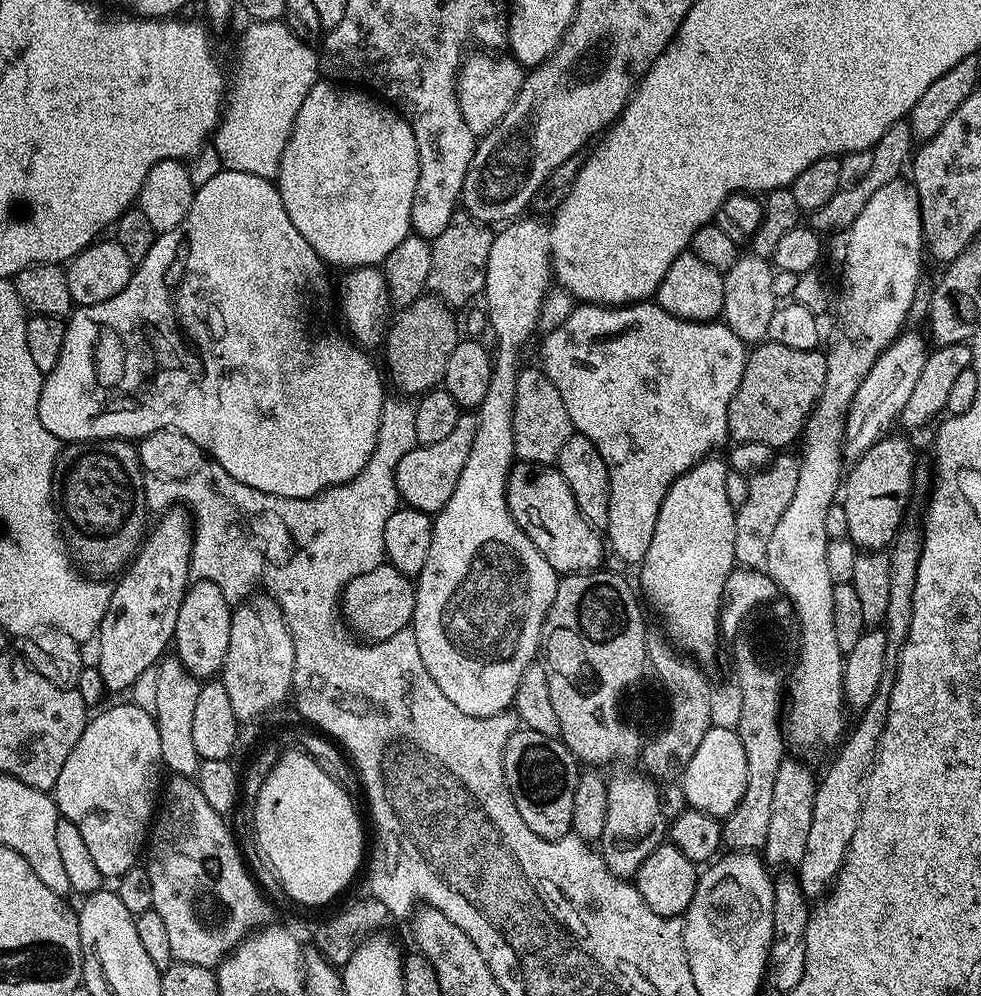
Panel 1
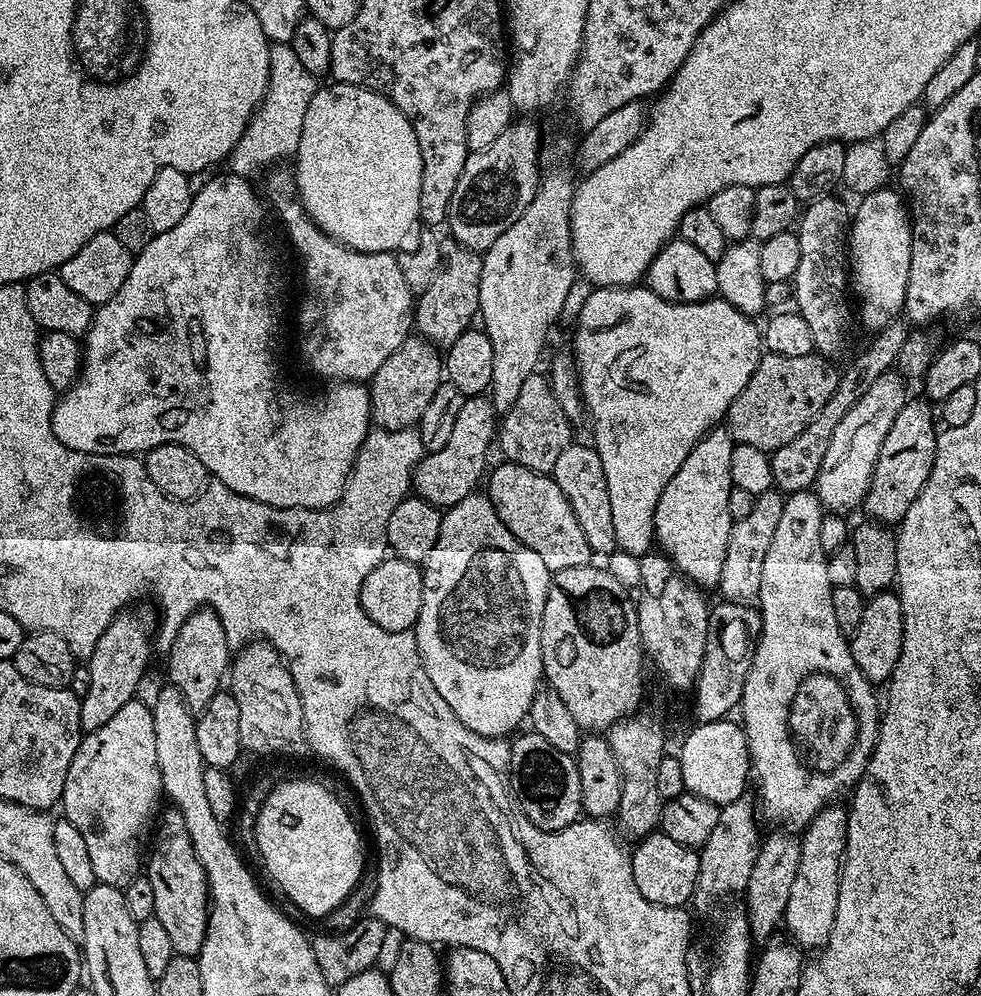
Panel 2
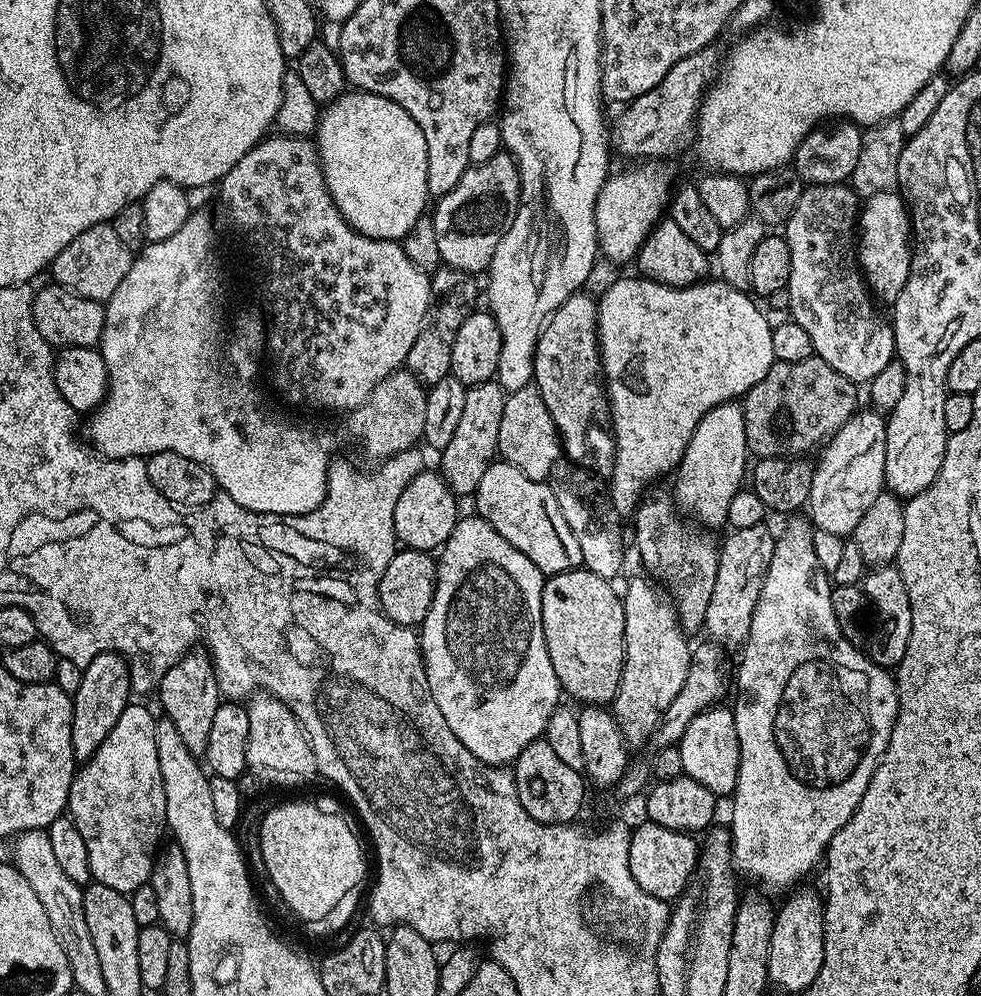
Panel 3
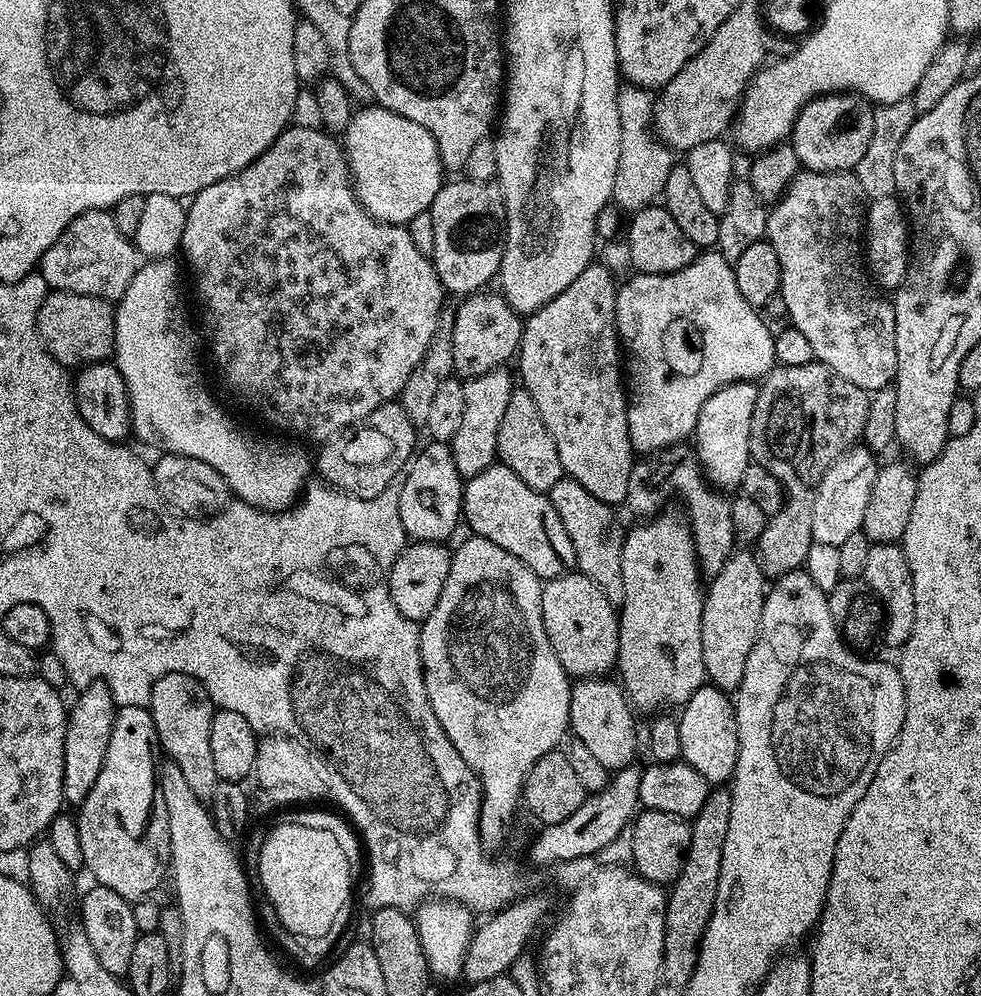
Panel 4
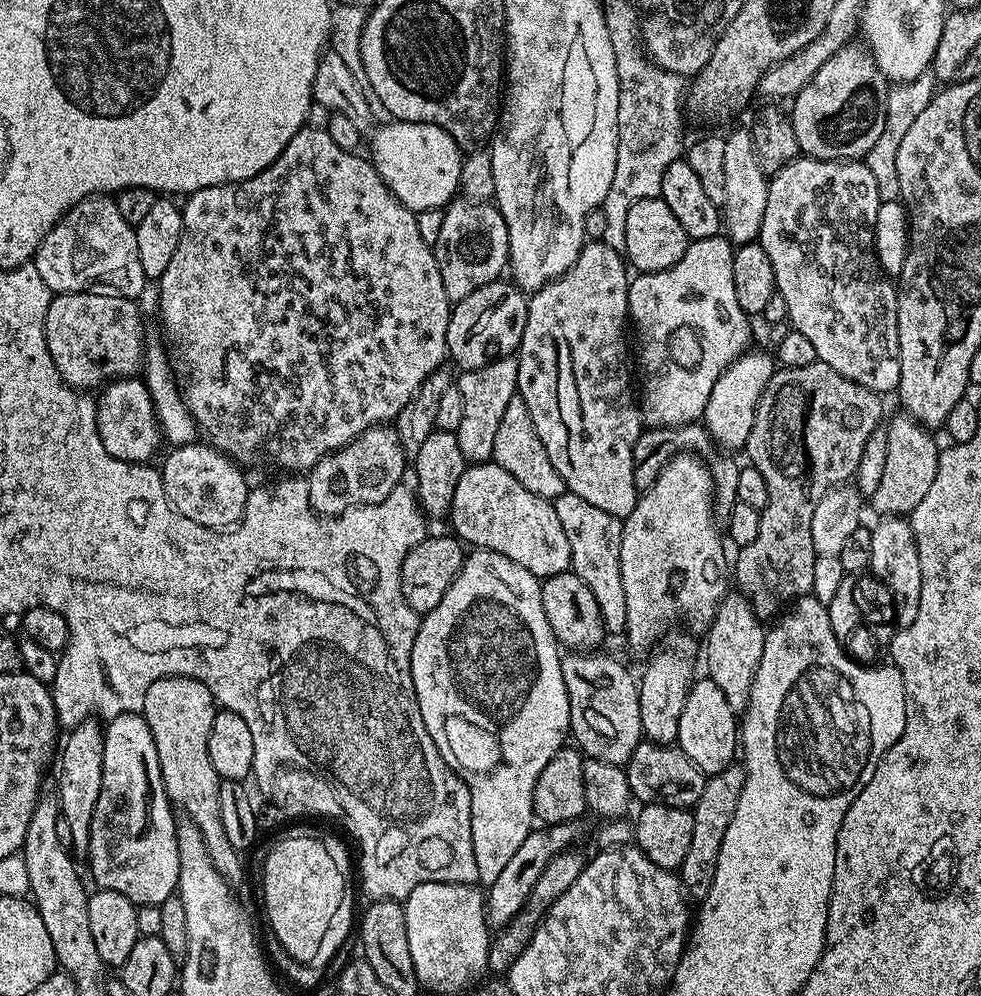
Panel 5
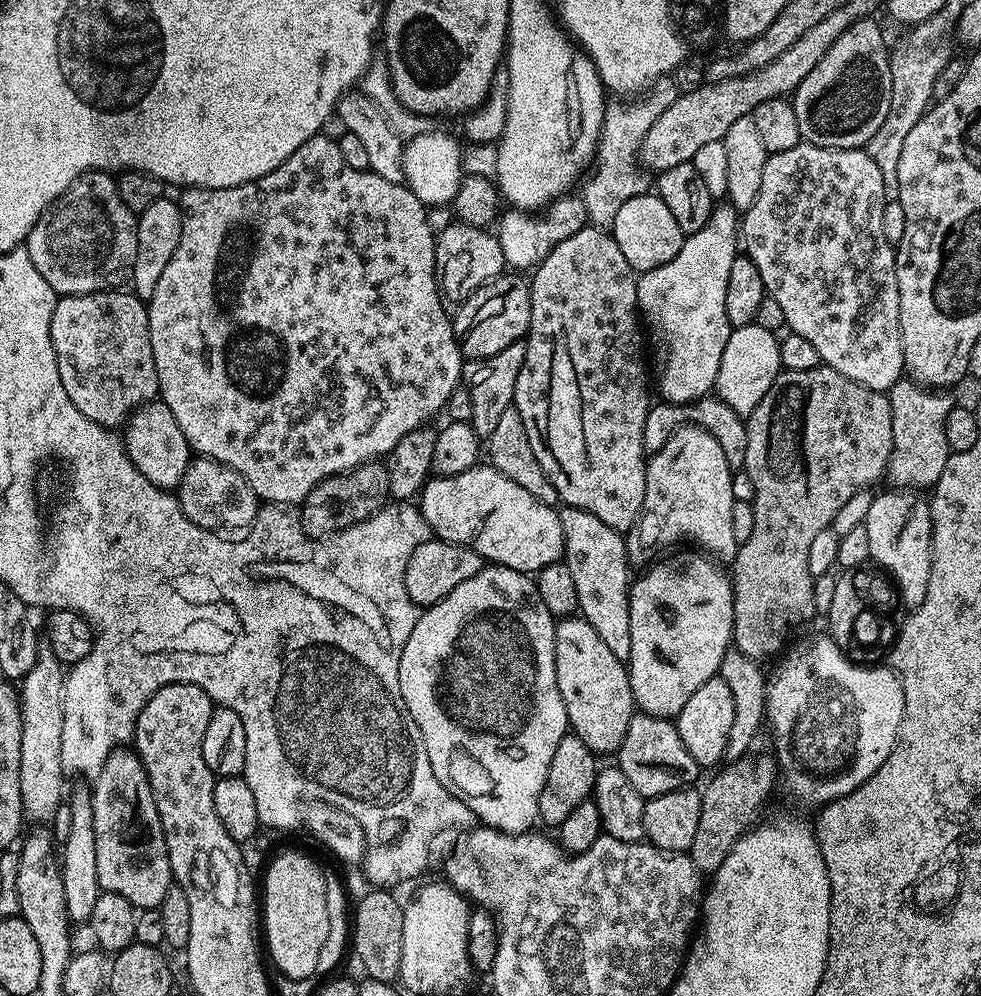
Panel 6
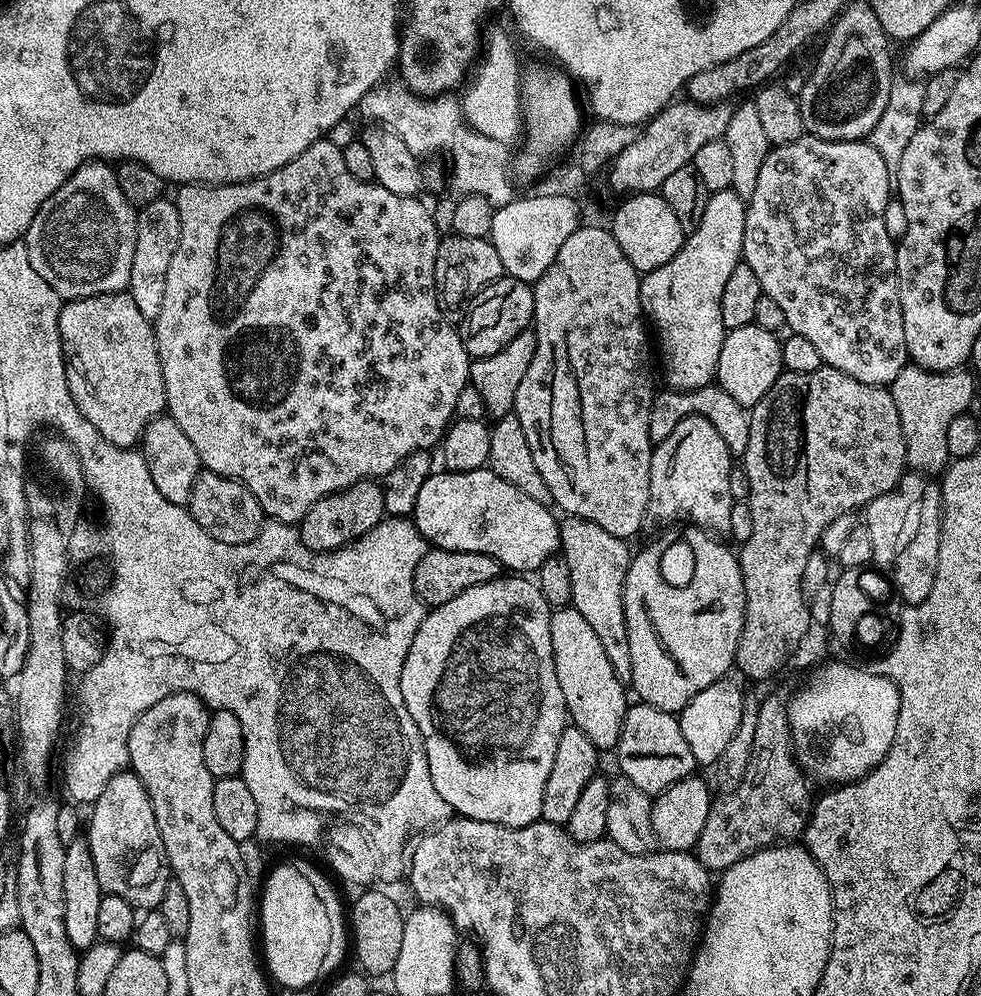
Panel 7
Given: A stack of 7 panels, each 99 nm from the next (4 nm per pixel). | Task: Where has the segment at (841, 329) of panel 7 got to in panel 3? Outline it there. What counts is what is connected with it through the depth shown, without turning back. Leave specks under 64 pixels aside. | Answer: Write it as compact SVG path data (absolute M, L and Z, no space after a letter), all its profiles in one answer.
M847 183L814 184L805 187L804 192L798 198L798 206L794 206L794 210L790 210L787 220L782 225L784 241L786 242L786 246L790 248L790 278L788 279L787 290L790 294L788 312L790 313L791 319L796 320L798 326L802 326L802 330L806 330L806 334L810 334L813 353L821 356L826 363L834 366L834 370L838 370L838 374L842 374L857 386L867 385L868 381L874 379L894 359L896 354L896 343L894 342L894 334L892 333L889 317L885 313L883 316L876 309L878 307L877 301L874 299L868 285L865 284L862 269L858 263L858 213L861 207L861 197Z

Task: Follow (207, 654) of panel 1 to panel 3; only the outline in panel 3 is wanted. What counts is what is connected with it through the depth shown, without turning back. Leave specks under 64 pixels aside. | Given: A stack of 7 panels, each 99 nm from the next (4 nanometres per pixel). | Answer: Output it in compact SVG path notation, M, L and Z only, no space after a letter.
M189 654L181 658L160 680L158 697L164 707L163 715L170 722L174 722L174 730L186 742L186 750L197 758L203 757L206 742L210 740L210 725L214 723L214 714L222 702L220 687L212 669L211 659L207 655Z

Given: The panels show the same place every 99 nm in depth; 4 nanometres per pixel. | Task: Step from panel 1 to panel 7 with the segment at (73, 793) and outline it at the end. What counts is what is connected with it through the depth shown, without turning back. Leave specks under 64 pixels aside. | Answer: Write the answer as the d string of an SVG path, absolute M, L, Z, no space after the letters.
M130 770L119 772L102 790L95 804L91 805L92 817L88 820L88 837L86 843L94 860L96 877L100 883L101 893L110 896L121 896L137 910L156 910L166 894L170 879L170 869L164 859L162 834L158 834L158 822L154 818L154 806L146 794L138 777Z

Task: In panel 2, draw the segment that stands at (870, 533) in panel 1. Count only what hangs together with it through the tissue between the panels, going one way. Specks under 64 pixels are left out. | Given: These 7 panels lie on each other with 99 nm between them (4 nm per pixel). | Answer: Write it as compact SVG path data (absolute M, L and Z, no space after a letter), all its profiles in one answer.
M909 399L898 418L894 418L894 426L890 426L890 434L886 434L886 442L882 442L882 450L878 454L874 474L870 478L868 493L864 496L863 511L868 511L873 521L885 526L899 525L906 510L914 506L914 498L918 498L934 466L937 421L934 419L933 405L927 399L919 399Z

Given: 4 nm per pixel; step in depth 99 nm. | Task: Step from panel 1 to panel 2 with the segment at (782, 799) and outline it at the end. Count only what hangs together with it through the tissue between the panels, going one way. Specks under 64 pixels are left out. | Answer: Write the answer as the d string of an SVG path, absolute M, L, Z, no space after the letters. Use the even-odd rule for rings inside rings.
M774 830L763 839L758 858L754 858L754 870L750 870L750 882L746 889L748 908L746 915L753 941L767 942L777 935L781 927L786 901L790 898L790 886L798 874L800 841L788 830ZM777 927L777 928L776 928Z

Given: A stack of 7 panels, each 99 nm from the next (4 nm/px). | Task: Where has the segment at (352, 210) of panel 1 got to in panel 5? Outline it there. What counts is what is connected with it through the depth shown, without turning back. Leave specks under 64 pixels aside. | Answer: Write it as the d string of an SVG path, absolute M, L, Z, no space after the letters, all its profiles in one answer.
M396 120L381 123L379 127L371 133L370 159L376 173L396 195L398 202L402 202L414 213L427 208L444 208L457 195L460 186L461 145L450 138L446 130L433 124Z

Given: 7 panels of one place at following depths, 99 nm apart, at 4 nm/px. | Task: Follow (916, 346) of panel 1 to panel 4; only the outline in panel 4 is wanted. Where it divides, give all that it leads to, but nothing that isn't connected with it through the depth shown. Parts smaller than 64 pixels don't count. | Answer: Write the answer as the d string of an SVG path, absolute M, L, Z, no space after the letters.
M853 446L832 463L830 470L816 488L814 498L814 526L812 539L818 542L841 544L850 534L861 531L866 518L866 502L870 502L870 490L874 490L874 478L878 471L877 457L867 446Z

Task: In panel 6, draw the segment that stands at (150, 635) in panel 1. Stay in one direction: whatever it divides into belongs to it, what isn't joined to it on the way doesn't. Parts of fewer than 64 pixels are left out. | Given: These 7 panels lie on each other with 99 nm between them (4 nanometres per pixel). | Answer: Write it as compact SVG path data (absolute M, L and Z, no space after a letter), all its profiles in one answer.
M71 785L66 796L66 812L68 808L68 833L64 836L64 853L60 856L59 891L75 920L91 921L94 902L98 902L102 891L98 882L98 852L94 850L94 806L92 805L92 788L89 785Z

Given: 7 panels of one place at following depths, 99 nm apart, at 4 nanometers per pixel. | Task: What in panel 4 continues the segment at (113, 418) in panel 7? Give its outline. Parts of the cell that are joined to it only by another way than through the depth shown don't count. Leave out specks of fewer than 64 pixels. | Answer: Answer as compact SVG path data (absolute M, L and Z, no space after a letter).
M49 291L38 310L36 325L40 331L40 341L49 354L68 370L79 370L85 364L103 364L116 351L116 310L101 296Z

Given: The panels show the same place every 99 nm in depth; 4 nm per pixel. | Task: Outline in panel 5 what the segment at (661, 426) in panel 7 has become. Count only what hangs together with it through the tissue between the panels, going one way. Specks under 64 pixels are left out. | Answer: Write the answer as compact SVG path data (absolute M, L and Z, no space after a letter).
M703 422L670 426L669 428L645 427L640 433L638 442L634 442L634 482L637 489L648 488L658 478L658 474L673 458L681 454L696 456L708 467L712 479L712 511L717 521L727 521L730 510L734 510L738 500L738 476L742 467L741 461L736 461L731 451L717 444L708 433L708 427Z

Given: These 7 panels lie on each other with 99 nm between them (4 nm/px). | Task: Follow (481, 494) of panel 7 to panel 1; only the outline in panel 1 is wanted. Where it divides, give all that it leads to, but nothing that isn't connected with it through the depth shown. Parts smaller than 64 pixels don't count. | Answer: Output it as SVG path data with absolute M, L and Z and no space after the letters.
M513 463L508 474L506 498L514 522L518 522L526 538L538 546L542 558L554 566L556 573L595 572L603 565L600 563L604 560L604 552L606 556L605 541L601 533L582 518L578 502L574 502L574 494L570 494L570 486L566 486L555 467Z

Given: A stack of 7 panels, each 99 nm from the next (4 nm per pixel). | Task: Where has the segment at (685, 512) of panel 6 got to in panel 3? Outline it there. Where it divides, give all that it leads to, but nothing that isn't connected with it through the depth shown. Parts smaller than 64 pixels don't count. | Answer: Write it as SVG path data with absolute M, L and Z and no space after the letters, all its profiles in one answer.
M639 575L622 592L626 618L624 665L616 698L610 705L624 741L633 749L643 749L647 745L654 734L654 726L658 726L662 714L666 714L666 706L670 706L670 702L674 702L674 694L682 690L693 653L690 644L688 648L689 637L676 617L676 605L667 591L647 575Z

